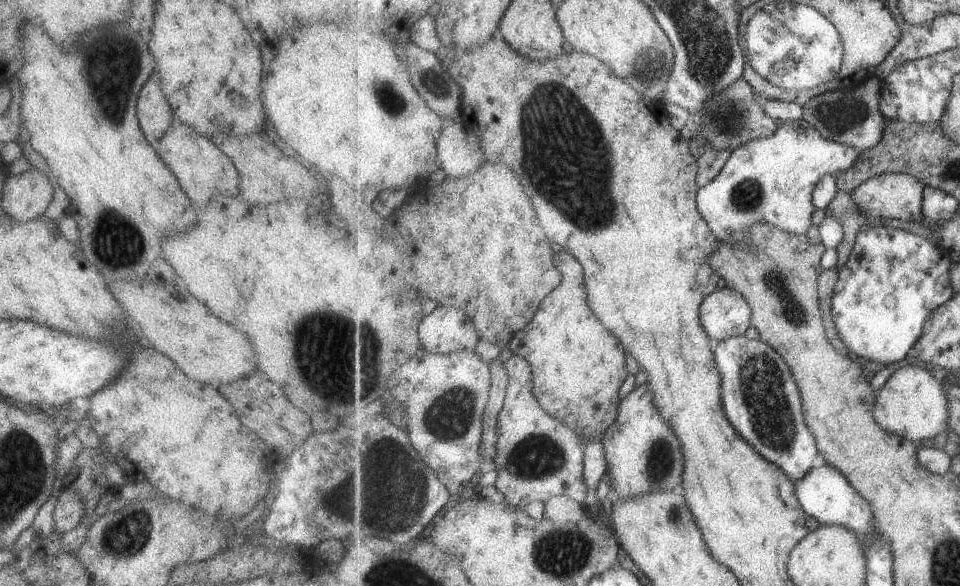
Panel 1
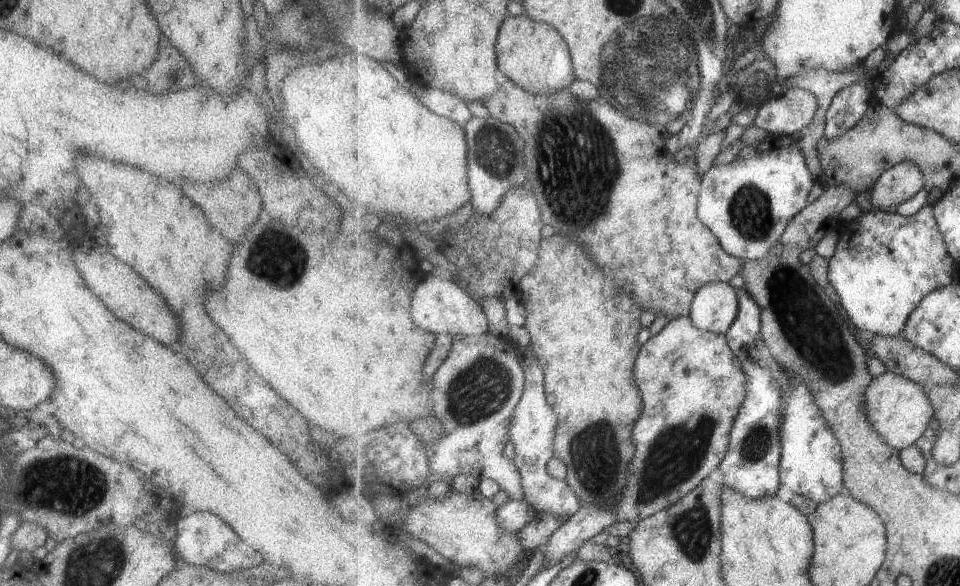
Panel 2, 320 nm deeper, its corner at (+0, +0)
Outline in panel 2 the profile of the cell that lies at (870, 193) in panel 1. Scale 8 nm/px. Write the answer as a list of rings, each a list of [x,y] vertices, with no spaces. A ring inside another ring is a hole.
[[[913,161],[896,164],[884,172],[871,188],[871,204],[879,209],[895,210],[926,186],[922,168]]]

